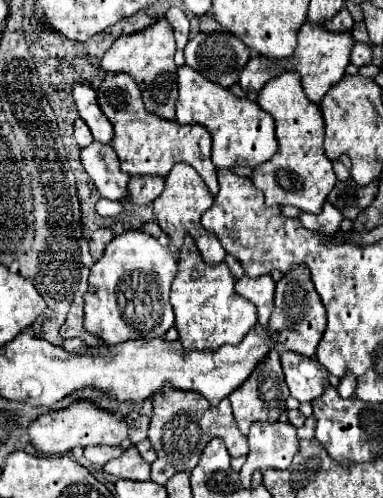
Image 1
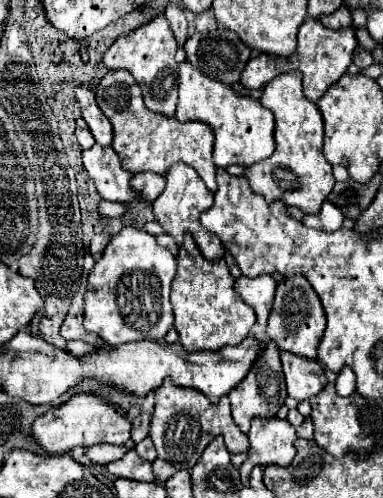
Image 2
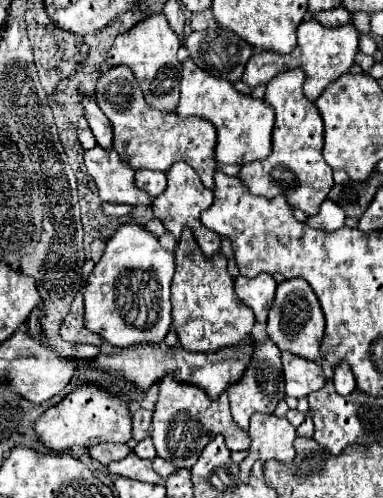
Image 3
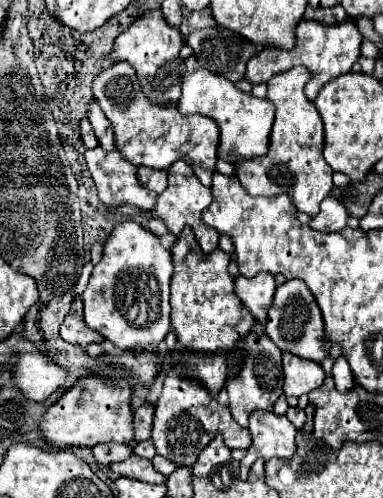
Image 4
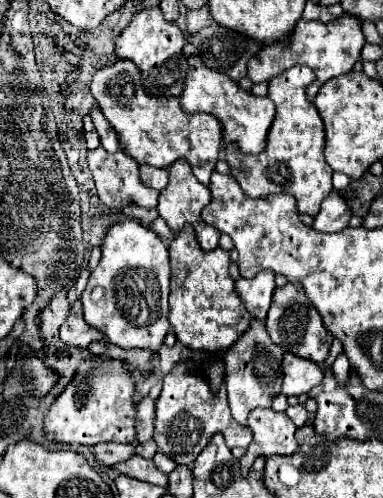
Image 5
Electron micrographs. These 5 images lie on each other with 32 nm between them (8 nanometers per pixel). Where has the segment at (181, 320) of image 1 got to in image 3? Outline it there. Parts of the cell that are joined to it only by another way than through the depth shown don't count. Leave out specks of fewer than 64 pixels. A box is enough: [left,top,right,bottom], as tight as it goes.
[172,230,254,352]

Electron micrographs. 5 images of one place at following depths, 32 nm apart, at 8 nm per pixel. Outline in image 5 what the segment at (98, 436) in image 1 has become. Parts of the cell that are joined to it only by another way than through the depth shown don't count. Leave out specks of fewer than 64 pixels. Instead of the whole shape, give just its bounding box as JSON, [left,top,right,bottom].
[44,356,136,446]

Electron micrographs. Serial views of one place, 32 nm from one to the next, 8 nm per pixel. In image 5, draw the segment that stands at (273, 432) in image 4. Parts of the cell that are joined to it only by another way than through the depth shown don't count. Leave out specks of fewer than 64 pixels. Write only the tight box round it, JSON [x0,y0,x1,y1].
[240,408,298,476]

